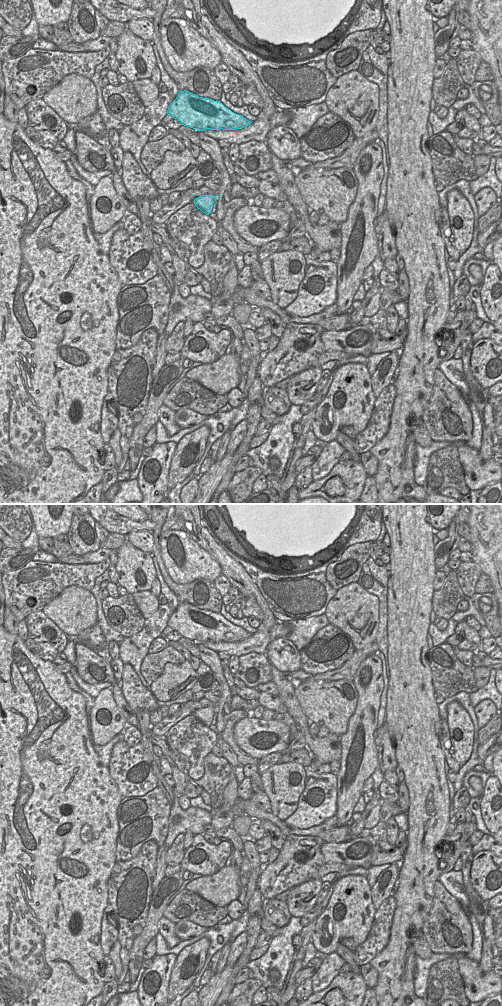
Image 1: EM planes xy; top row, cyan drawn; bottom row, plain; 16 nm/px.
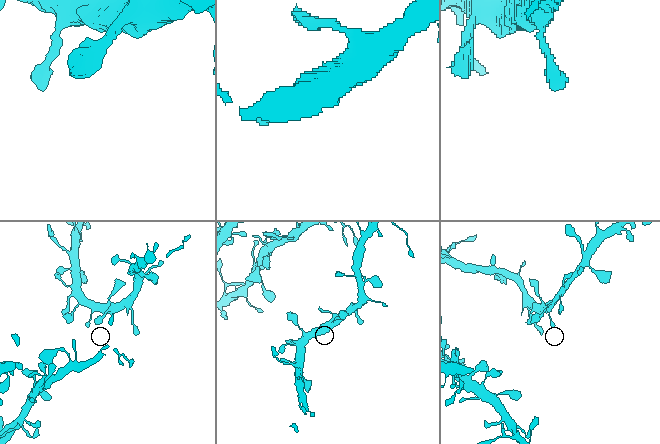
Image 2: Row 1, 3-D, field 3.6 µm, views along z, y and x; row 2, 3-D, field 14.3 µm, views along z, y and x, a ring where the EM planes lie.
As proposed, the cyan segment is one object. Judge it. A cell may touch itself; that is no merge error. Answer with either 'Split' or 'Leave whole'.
Leave whole

